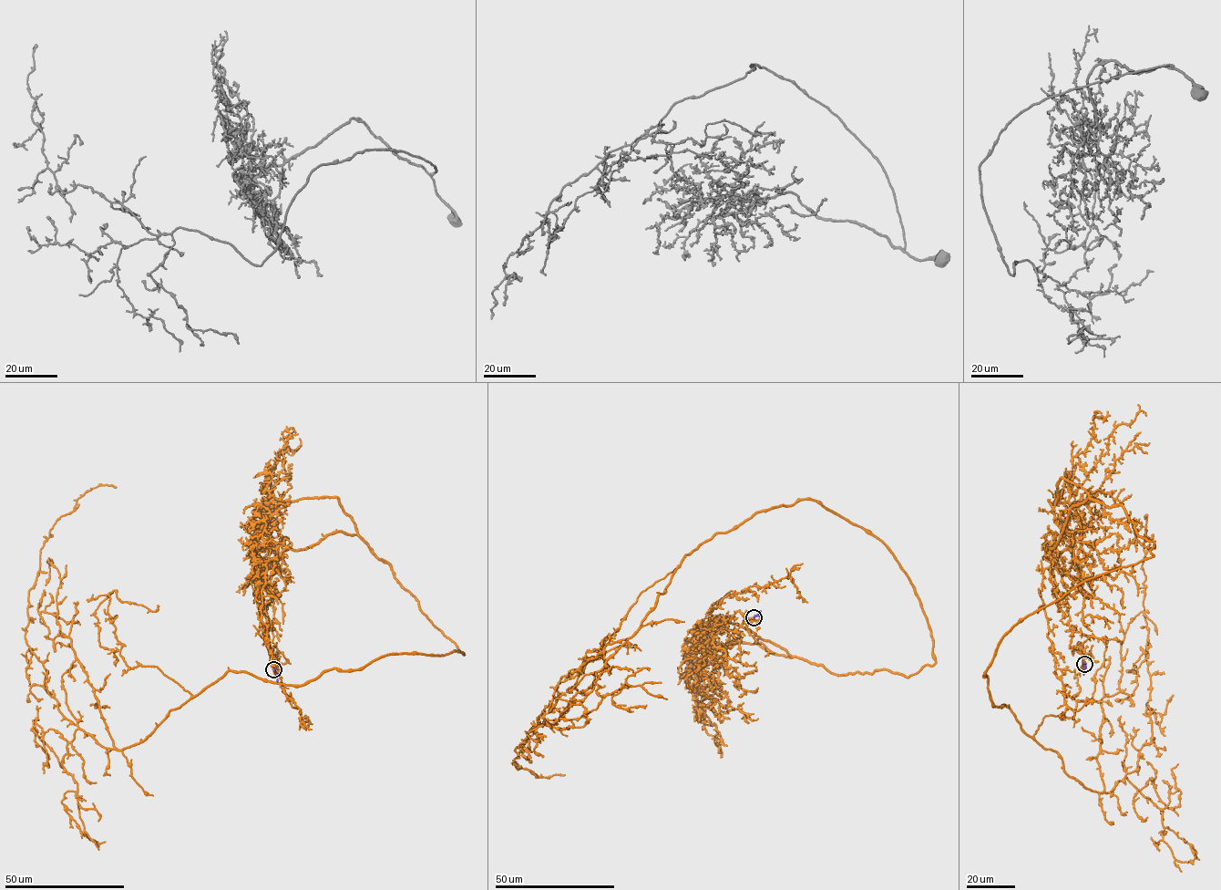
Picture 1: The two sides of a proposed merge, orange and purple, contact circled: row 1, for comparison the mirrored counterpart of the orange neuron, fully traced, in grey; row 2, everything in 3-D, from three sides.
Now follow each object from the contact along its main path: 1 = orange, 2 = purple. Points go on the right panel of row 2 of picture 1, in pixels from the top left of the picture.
1: (1084, 664), (1050, 556), (1089, 497), (1153, 556), (1020, 620), (983, 677), (1107, 793), (1152, 739), (1147, 515)
2: (1084, 664), (1083, 675)

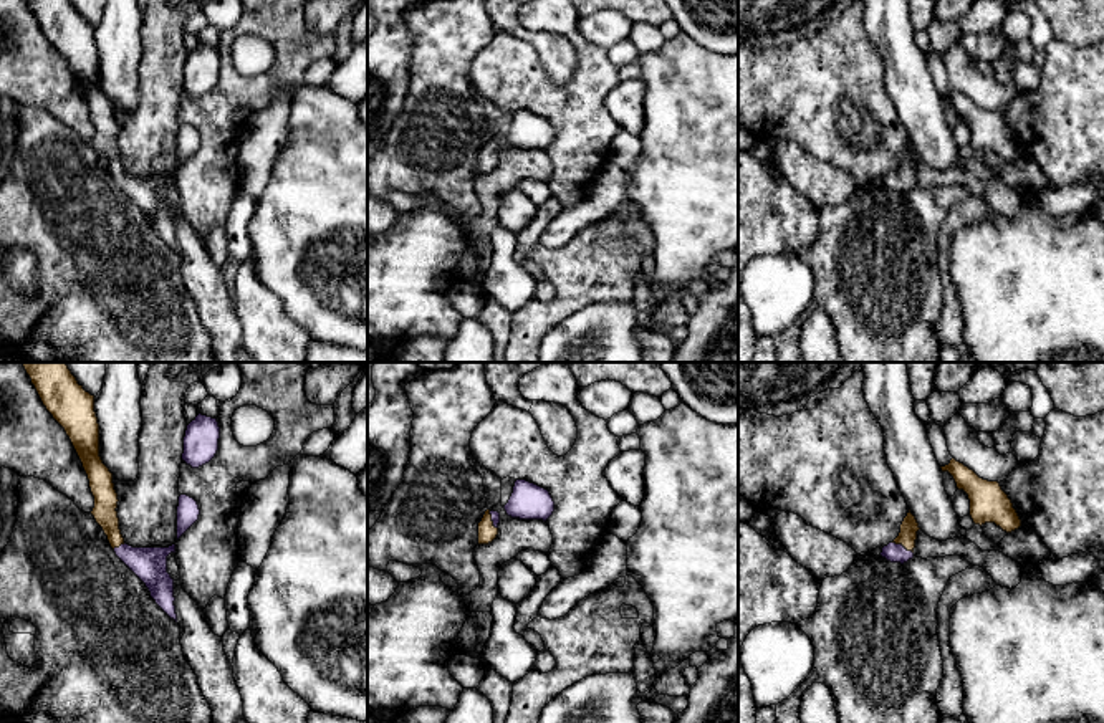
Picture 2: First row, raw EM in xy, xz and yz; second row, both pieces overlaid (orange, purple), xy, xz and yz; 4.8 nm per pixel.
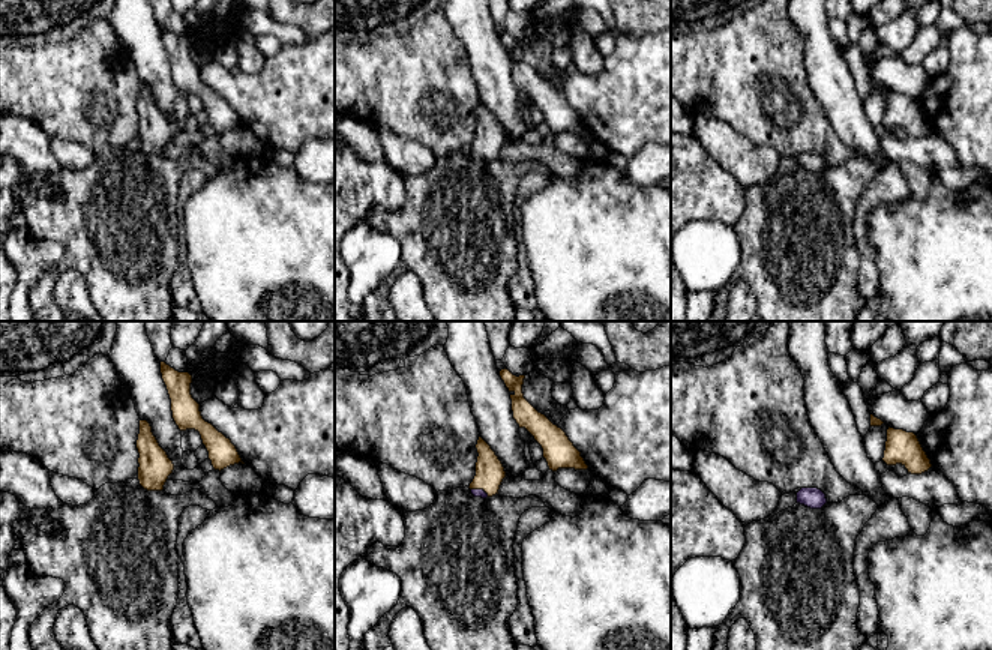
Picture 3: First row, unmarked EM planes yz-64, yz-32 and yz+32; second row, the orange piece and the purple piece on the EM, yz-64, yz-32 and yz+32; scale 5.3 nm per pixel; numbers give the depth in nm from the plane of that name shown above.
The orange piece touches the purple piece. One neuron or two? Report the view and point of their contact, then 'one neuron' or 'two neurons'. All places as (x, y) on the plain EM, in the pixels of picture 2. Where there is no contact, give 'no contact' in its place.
yz (902, 174) | one neuron

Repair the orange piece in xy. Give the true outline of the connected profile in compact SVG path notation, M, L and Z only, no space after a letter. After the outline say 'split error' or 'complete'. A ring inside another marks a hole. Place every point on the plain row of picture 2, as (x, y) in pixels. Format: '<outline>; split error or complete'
M26 0L26 3L30 5L31 13L35 15L46 40L65 58L83 93L91 122L94 126L94 137L91 144L103 157L116 185L146 213L156 233L177 251L174 235L174 208L167 202L167 185L175 182L175 174L169 177L132 177L124 172L116 141L119 129L114 119L113 103L99 86L99 53L94 41L94 25L86 22L83 15L78 13L71 0Z; split error

